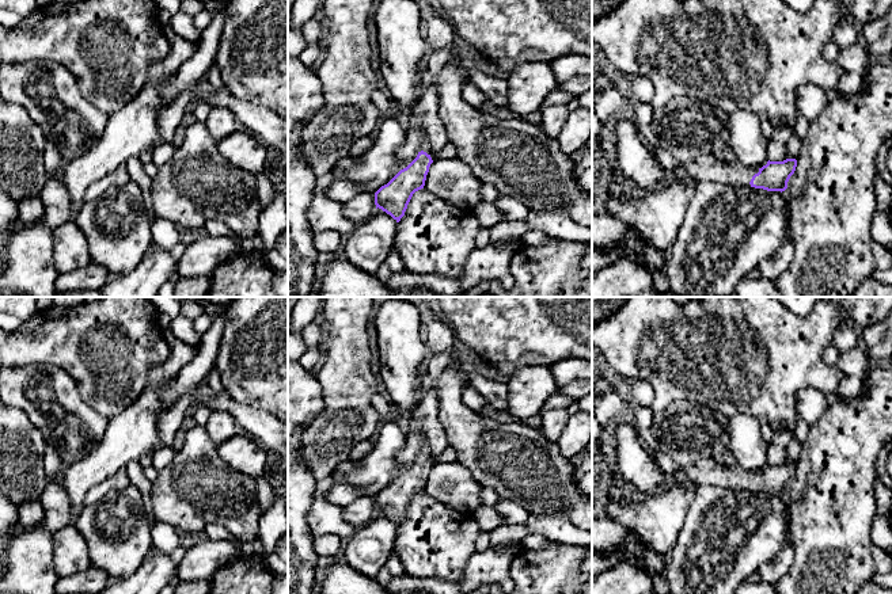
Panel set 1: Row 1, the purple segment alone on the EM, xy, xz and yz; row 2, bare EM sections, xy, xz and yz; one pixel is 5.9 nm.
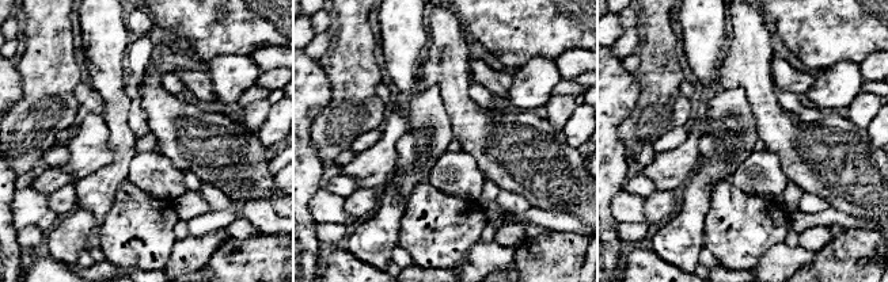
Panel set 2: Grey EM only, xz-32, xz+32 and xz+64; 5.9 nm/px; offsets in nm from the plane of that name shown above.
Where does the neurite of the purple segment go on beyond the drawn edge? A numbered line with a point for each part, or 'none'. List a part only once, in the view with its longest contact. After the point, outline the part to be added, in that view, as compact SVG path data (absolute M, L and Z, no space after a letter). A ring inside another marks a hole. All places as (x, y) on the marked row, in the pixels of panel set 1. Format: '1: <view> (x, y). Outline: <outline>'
1: xz (417, 140). Outline: M421 125L406 129L406 141L396 149L396 159L406 168L424 151L430 155L430 141Z

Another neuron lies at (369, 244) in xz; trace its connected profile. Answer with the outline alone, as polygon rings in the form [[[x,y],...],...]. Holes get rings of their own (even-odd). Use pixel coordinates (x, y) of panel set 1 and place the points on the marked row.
[[[377,207],[342,244],[346,260],[357,269],[376,275],[380,264],[394,250],[396,224],[396,220]]]

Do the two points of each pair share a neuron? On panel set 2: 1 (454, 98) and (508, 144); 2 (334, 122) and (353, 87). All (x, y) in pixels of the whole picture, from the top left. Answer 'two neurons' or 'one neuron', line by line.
1: one neuron
2: one neuron

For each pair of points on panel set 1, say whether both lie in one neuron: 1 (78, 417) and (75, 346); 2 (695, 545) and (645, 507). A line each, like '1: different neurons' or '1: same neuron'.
1: different neurons
2: different neurons

